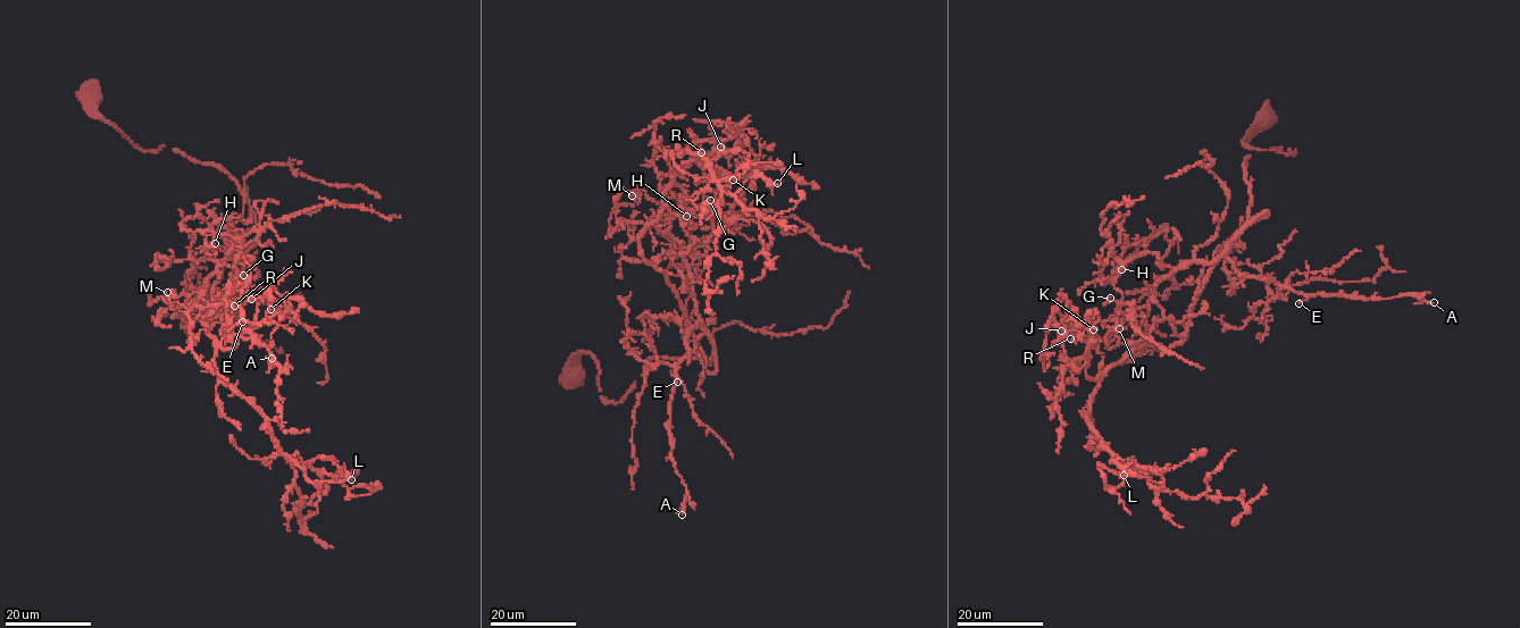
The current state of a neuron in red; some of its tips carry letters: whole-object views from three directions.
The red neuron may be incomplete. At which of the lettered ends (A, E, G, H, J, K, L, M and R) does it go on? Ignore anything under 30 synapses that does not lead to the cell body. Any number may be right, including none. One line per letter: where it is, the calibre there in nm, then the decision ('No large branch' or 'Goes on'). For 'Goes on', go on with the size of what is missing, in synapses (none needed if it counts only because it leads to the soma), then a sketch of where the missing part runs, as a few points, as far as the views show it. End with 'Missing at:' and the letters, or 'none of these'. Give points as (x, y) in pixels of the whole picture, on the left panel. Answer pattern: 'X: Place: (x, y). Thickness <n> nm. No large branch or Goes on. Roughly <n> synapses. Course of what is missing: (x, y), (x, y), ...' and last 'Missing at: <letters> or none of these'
A: Place: (272, 358). Thickness 180 nm. No large branch
E: Place: (242, 321). Thickness 120 nm. No large branch
G: Place: (243, 275). Thickness 110 nm. No large branch
H: Place: (215, 243). Thickness 130 nm. No large branch
J: Place: (251, 299). Thickness 120 nm. No large branch
K: Place: (270, 309). Thickness 120 nm. No large branch
L: Place: (351, 479). Thickness 110 nm. No large branch
M: Place: (167, 292). Thickness 110 nm. No large branch
R: Place: (234, 306). Thickness 130 nm. No large branch
Missing at: none of these

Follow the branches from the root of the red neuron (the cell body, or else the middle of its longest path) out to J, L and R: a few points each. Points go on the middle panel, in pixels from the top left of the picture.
J: (575, 374), (589, 352), (600, 396), (618, 402), (650, 359), (712, 356), (660, 182), (720, 147)
L: (575, 374), (589, 352), (618, 402), (650, 359), (712, 356), (639, 242), (669, 155), (777, 183)
R: (575, 374), (589, 352), (600, 396), (618, 402), (650, 359), (712, 356), (660, 182), (701, 152)

